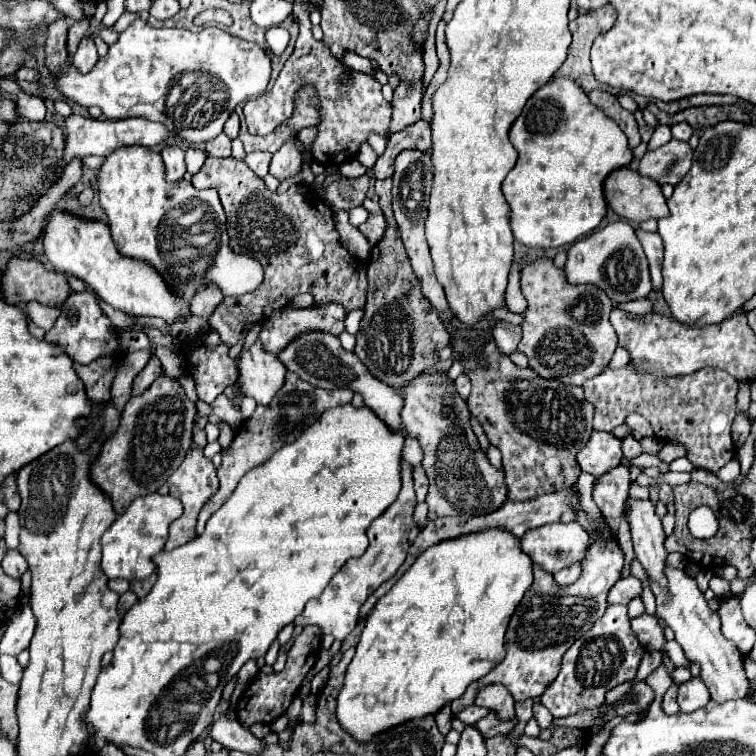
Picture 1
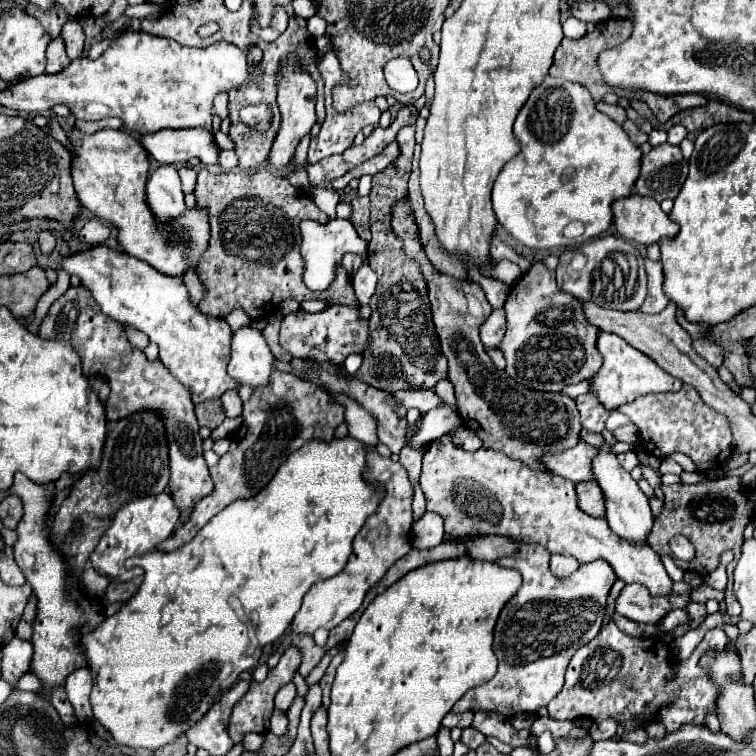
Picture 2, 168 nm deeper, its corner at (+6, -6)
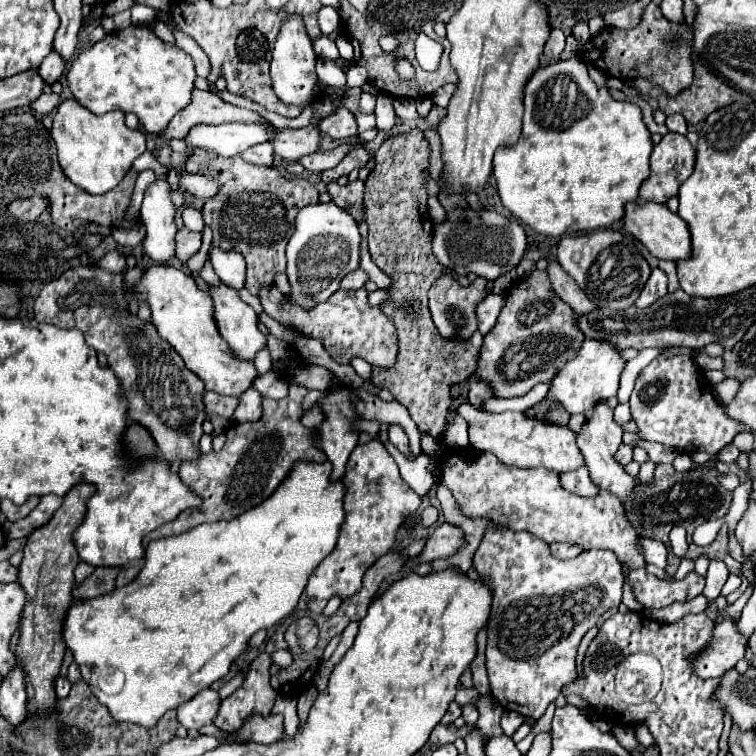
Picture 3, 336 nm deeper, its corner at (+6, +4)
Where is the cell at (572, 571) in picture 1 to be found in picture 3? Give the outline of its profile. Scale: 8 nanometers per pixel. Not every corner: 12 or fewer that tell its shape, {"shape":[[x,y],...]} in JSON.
{"shape":[[567,543],[551,545],[553,557],[575,559],[583,549]]}

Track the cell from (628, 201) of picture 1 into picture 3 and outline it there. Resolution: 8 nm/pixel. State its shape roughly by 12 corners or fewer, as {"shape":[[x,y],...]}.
{"shape":[[633,201],[623,225],[657,259],[691,255],[687,223],[667,205]]}

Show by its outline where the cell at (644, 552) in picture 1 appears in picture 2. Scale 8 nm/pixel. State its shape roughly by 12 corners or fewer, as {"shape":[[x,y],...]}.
{"shape":[[613,445],[593,457],[609,527],[645,541],[653,527],[649,499],[619,465]]}

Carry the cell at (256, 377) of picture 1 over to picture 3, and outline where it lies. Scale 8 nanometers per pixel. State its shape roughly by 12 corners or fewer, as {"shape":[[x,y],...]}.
{"shape":[[225,283],[211,285],[215,321],[233,357],[265,349],[257,313]]}

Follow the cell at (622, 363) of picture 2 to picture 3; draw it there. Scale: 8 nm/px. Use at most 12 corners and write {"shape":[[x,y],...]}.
{"shape":[[585,339],[551,381],[539,417],[553,403],[589,417],[617,395],[621,351]]}

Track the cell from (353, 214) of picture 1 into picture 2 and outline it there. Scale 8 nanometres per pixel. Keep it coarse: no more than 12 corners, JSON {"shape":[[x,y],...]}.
{"shape":[[349,219],[301,223],[303,283],[325,291],[343,255],[365,253]]}

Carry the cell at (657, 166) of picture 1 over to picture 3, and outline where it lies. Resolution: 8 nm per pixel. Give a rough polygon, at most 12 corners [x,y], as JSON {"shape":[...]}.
{"shape":[[667,133],[653,147],[639,201],[665,203],[693,173],[695,149]]}

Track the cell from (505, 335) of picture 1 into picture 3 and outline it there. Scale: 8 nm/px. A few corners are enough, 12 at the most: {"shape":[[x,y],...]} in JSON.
{"shape":[[489,293],[477,305],[479,333],[495,327],[505,297]]}

